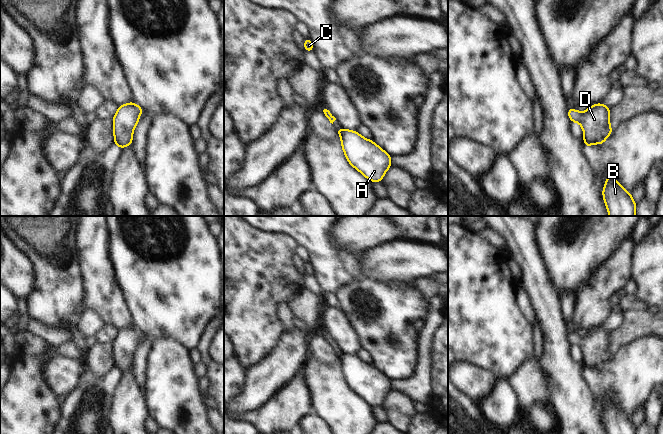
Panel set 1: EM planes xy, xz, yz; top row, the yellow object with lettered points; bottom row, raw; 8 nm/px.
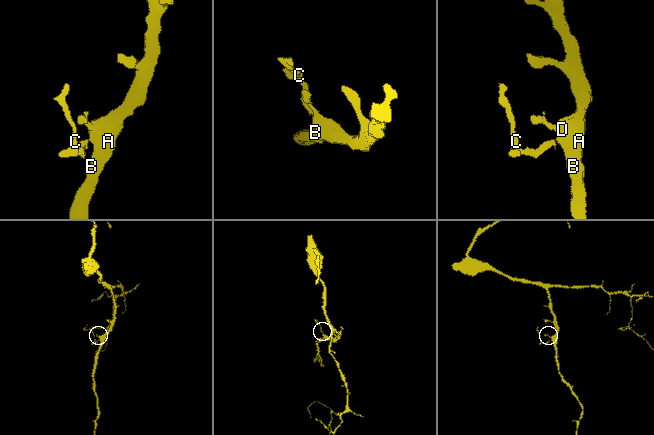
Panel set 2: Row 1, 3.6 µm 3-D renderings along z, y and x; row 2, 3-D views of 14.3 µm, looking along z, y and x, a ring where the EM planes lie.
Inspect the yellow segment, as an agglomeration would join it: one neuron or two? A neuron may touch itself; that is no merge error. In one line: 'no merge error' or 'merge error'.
merge error

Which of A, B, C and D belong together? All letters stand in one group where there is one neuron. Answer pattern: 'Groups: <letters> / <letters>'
Groups: A B D / C.

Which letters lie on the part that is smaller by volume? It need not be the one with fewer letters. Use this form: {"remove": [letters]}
{"remove": ["C"]}

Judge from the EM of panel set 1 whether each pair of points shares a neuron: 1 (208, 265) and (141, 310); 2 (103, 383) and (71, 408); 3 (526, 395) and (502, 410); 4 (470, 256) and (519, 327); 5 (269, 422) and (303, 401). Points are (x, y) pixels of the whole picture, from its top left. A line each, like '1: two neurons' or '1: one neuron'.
1: one neuron
2: one neuron
3: two neurons
4: one neuron
5: one neuron

